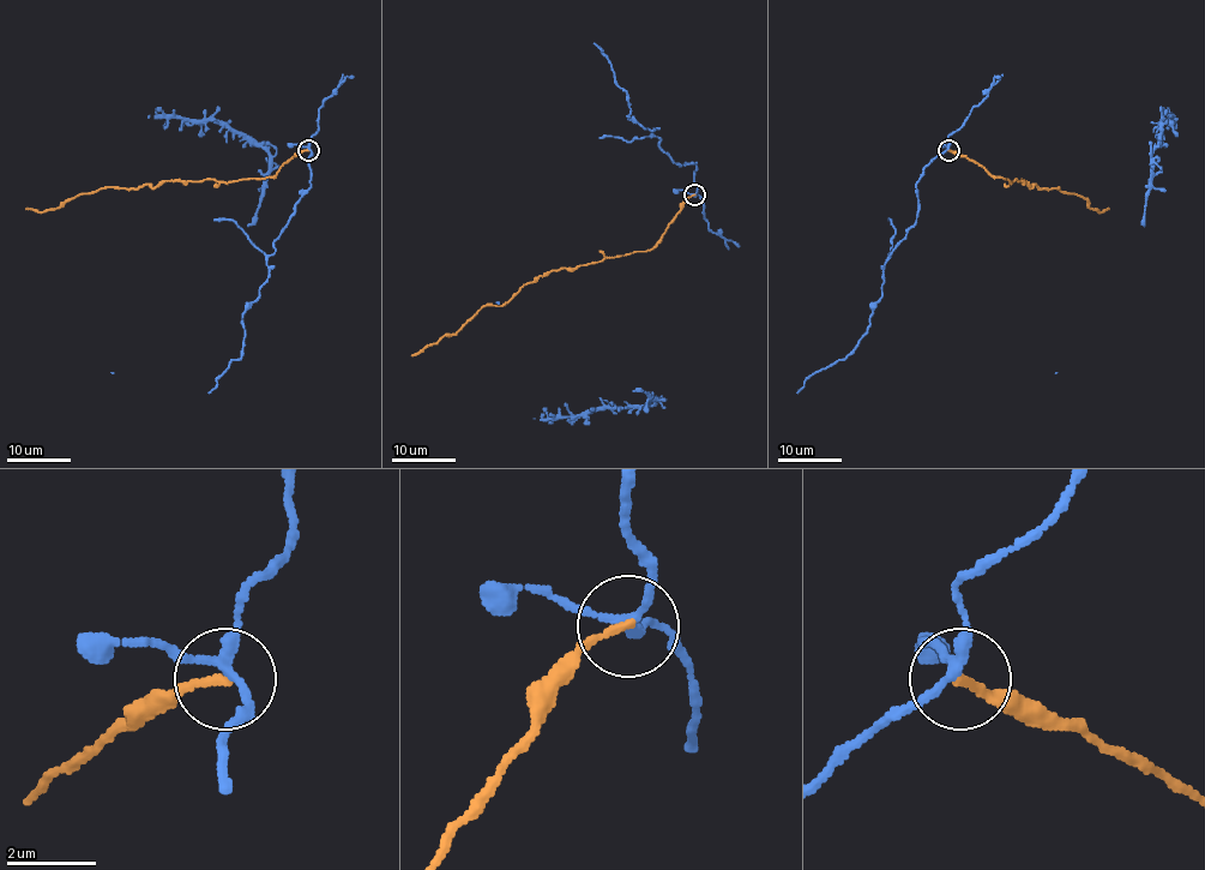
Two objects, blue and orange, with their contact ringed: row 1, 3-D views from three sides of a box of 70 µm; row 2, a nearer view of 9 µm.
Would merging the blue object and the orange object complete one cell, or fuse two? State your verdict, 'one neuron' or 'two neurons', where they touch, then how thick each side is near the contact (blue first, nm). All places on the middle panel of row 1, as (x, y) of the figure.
two neurons; place (694, 194); calibres 200 and 160 nm

